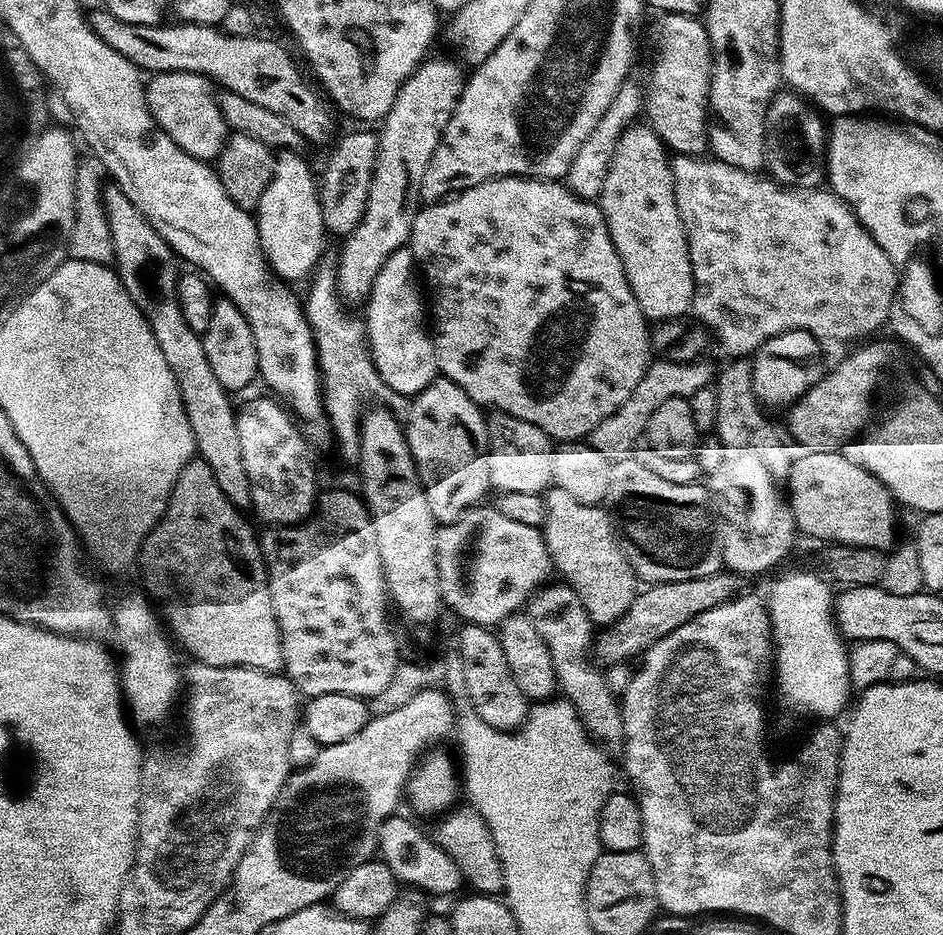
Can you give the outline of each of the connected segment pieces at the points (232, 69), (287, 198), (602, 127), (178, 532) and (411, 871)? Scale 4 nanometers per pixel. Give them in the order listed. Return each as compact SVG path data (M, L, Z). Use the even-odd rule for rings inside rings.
M104 6L89 11L87 18L94 34L98 34L98 38L102 38L110 50L118 50L118 54L139 68L141 73L193 72L206 76L223 91L242 94L242 98L257 106L266 106L266 110L286 118L286 122L298 130L301 141L324 144L337 135L336 120L332 117L333 105L319 91L316 93L312 89L311 79L304 80L295 58L276 40L267 40L259 34L235 36L220 26L181 22L173 25L169 22L122 22L122 18Z
M284 150L277 155L274 178L270 178L270 186L266 186L254 209L260 249L264 251L273 276L285 282L307 281L311 277L321 263L320 254L324 250L326 239L318 176L317 173L312 173L311 166L300 154L296 150Z
M632 78L625 79L618 94L614 94L610 106L606 106L606 114L602 114L602 118L598 118L598 126L594 126L594 130L590 130L590 134L586 134L586 142L582 142L582 146L578 146L578 154L574 154L566 177L568 189L578 198L593 202L599 201L620 136L624 133L624 129L632 127L634 121L639 117L636 115L641 115L645 95L645 89L641 85L639 88Z
M193 458L176 479L163 516L145 538L138 564L144 567L147 591L158 605L159 615L171 639L177 645L180 643L192 655L193 661L210 666L242 666L279 673L284 667L284 659L278 622L270 602L268 568L264 564L257 533L252 533L251 526L240 516L243 516L241 509L235 508L218 488L214 470L210 470L204 460Z
M400 815L388 816L378 830L376 847L379 859L383 860L386 866L390 866L390 870L401 885L415 886L421 893L429 892L432 896L455 897L461 891L459 888L462 888L462 877L458 866L454 866L451 858L436 845L427 831L423 832L418 825L411 824L406 817Z

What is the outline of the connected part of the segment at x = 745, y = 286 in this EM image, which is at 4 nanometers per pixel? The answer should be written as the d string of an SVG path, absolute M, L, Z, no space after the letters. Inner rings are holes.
M676 158L671 161L672 177L674 178L674 198L678 202L678 214L682 218L684 223L684 233L688 236L688 253L690 254L690 262L692 263L692 277L694 278L694 294L692 295L692 306L690 309L691 315L695 317L699 323L703 324L705 328L711 330L720 339L720 348L725 352L725 357L728 358L748 358L755 353L756 349L762 347L762 345L770 338L774 338L778 334L783 332L793 332L794 330L802 330L808 332L811 336L816 337L821 342L827 342L827 340L856 340L852 342L860 342L865 338L871 337L872 331L875 328L884 328L888 315L890 314L890 306L894 302L896 297L896 285L898 283L898 273L894 262L890 262L890 258L886 254L886 250L882 250L882 246L878 246L878 242L874 242L874 238L868 235L867 230L860 225L858 218L853 214L852 209L844 203L843 200L839 200L834 193L830 190L805 190L802 188L793 188L791 186L785 187L783 184L776 183L775 180L769 178L764 174L757 174L755 172L746 172L744 170L738 170L734 166L730 166L726 162L712 158L709 159L709 164L696 164L700 162L693 162L688 158Z

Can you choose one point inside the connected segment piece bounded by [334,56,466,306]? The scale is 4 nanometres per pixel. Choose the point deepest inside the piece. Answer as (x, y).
(411, 130)

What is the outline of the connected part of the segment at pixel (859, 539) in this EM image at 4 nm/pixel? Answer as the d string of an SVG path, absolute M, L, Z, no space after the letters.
M810 452L794 459L788 465L788 479L786 481L786 495L788 505L792 508L794 522L801 533L813 536L816 540L829 540L832 546L845 544L869 548L875 552L887 553L888 547L896 540L896 511L898 505L888 493L888 488L874 478L874 474L866 471L863 464L844 456L838 452Z

